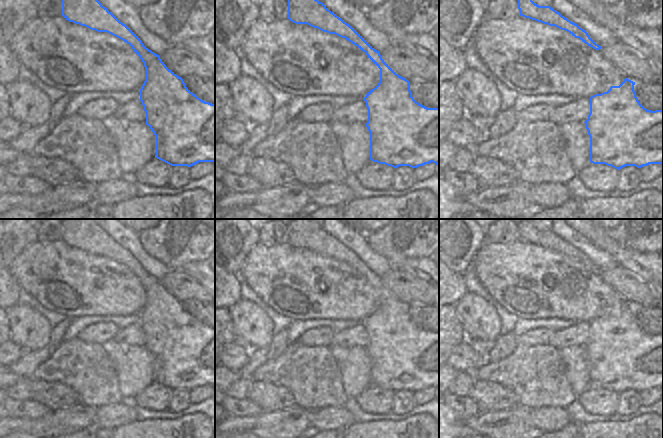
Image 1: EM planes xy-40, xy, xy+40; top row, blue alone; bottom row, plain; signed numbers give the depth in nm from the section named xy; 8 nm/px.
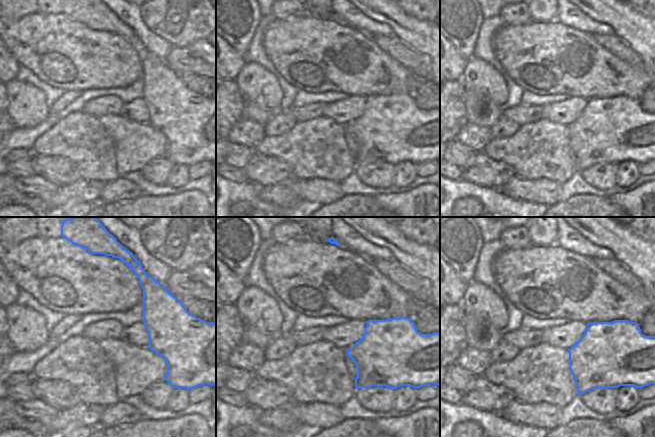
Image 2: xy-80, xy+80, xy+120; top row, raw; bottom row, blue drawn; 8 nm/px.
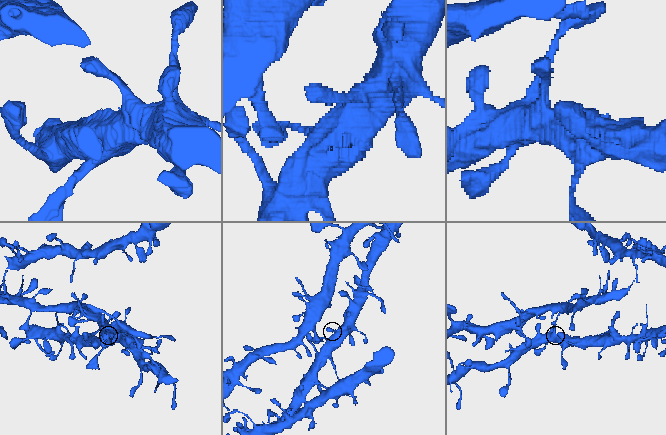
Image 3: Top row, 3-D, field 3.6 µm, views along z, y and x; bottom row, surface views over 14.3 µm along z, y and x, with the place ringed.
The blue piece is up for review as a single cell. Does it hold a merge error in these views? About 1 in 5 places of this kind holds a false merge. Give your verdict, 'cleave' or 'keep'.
keep

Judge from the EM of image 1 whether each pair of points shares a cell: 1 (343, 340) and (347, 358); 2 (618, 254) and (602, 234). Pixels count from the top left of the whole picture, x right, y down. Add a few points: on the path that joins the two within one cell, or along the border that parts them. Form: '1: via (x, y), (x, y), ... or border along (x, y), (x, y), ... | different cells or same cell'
1: border along (331, 344), (360, 345), (365, 348) | different cells
2: via (614, 249), (604, 239) | same cell

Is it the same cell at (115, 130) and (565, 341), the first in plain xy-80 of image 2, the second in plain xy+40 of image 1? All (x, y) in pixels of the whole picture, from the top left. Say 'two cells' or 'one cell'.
two cells

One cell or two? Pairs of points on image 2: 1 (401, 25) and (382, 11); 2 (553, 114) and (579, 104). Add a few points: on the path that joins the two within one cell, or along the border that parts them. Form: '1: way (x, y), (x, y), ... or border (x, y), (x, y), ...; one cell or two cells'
1: way (396, 20), (387, 11); one cell
2: way (559, 112), (567, 111), (573, 107); one cell

